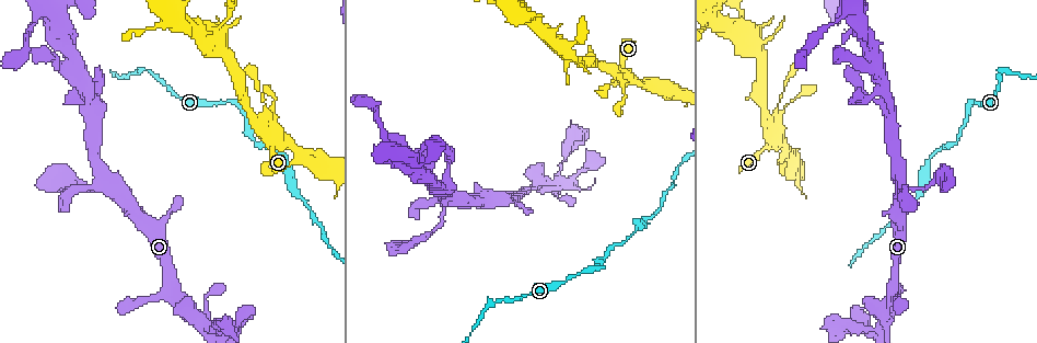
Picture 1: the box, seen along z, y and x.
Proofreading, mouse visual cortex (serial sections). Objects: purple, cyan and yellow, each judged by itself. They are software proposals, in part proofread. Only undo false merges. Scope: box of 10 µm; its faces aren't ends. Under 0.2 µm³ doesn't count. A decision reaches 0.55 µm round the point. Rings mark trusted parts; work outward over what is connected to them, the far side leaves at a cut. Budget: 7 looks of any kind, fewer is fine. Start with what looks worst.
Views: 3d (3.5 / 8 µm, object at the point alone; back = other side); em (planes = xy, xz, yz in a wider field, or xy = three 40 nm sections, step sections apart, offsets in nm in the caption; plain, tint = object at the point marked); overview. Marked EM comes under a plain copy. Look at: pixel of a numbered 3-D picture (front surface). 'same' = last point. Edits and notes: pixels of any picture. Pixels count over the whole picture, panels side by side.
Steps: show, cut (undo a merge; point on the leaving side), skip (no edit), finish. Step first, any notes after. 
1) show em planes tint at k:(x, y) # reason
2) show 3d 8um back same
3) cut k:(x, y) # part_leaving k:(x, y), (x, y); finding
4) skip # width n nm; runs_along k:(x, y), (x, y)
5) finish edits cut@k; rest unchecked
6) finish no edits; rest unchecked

show 3d 3.5um at 1:(776, 138) # sharp bend

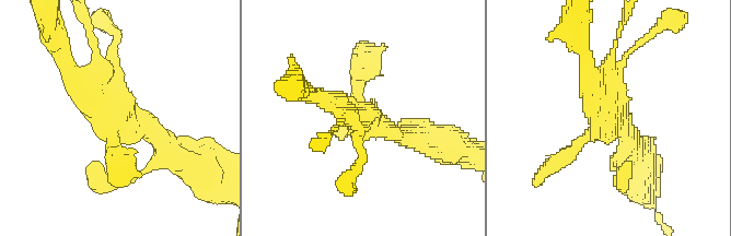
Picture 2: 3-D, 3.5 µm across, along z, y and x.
show em xy step 5 tint at 2:(112, 116) # now the EM

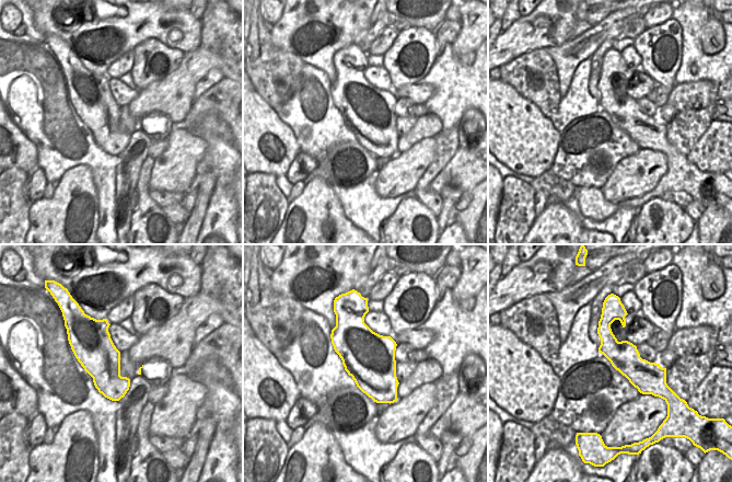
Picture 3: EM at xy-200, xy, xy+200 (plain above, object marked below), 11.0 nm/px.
skip # one cell here

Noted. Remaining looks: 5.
show 3d 3.5um at 1:(121, 195) # branch point

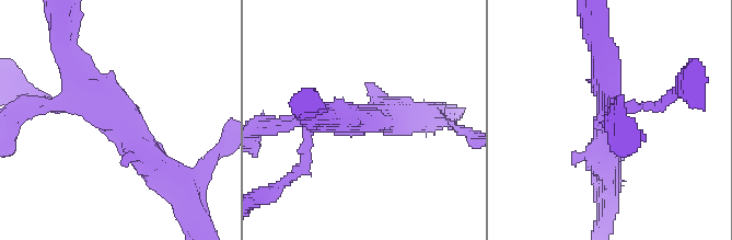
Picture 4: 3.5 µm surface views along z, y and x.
show em planes tint at 4:(117, 118) # arms 3; arm_widths 300, 400, 450 nm

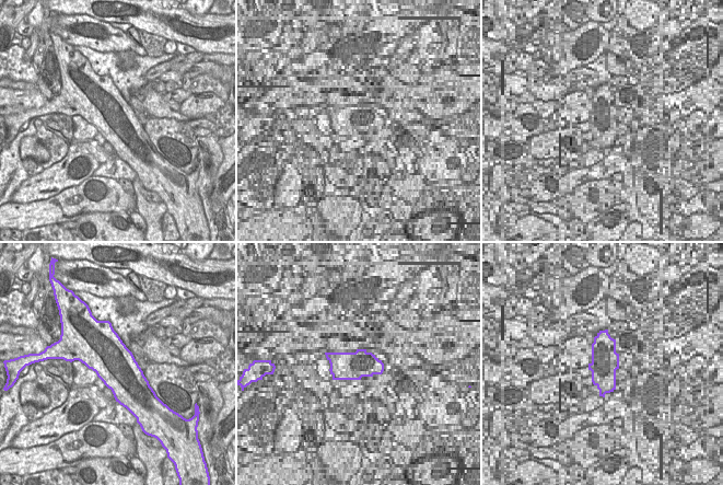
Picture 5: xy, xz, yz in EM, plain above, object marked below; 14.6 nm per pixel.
skip # width 600 nm; runs_along 4:(166, 170), (72, 65); one cell here

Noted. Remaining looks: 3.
show 3d 3.5um at 1:(1001, 81) # thin neck

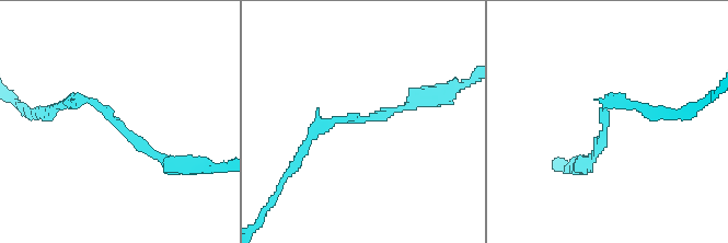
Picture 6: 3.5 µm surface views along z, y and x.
show em xy step 5 tint at 6:(118, 122) # arm_widths 100, 150 nm

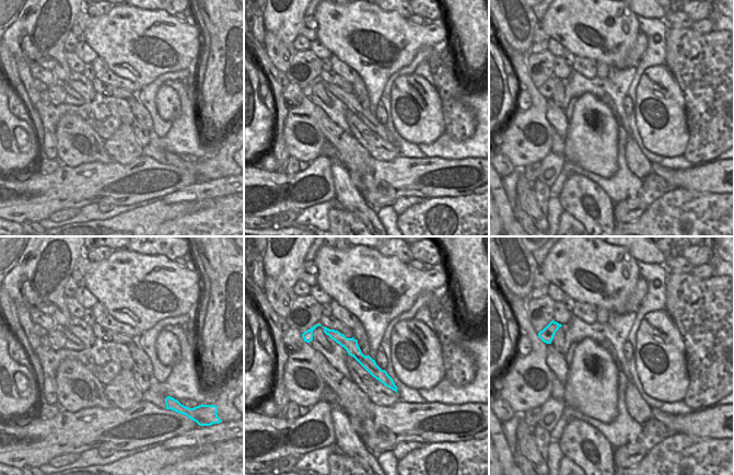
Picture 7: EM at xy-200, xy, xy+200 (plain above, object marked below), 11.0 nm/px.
skip # runs_along 7:(328, 332), (345, 342), (392, 385); all the same cell

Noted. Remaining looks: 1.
finish no edits; rest unchecked

